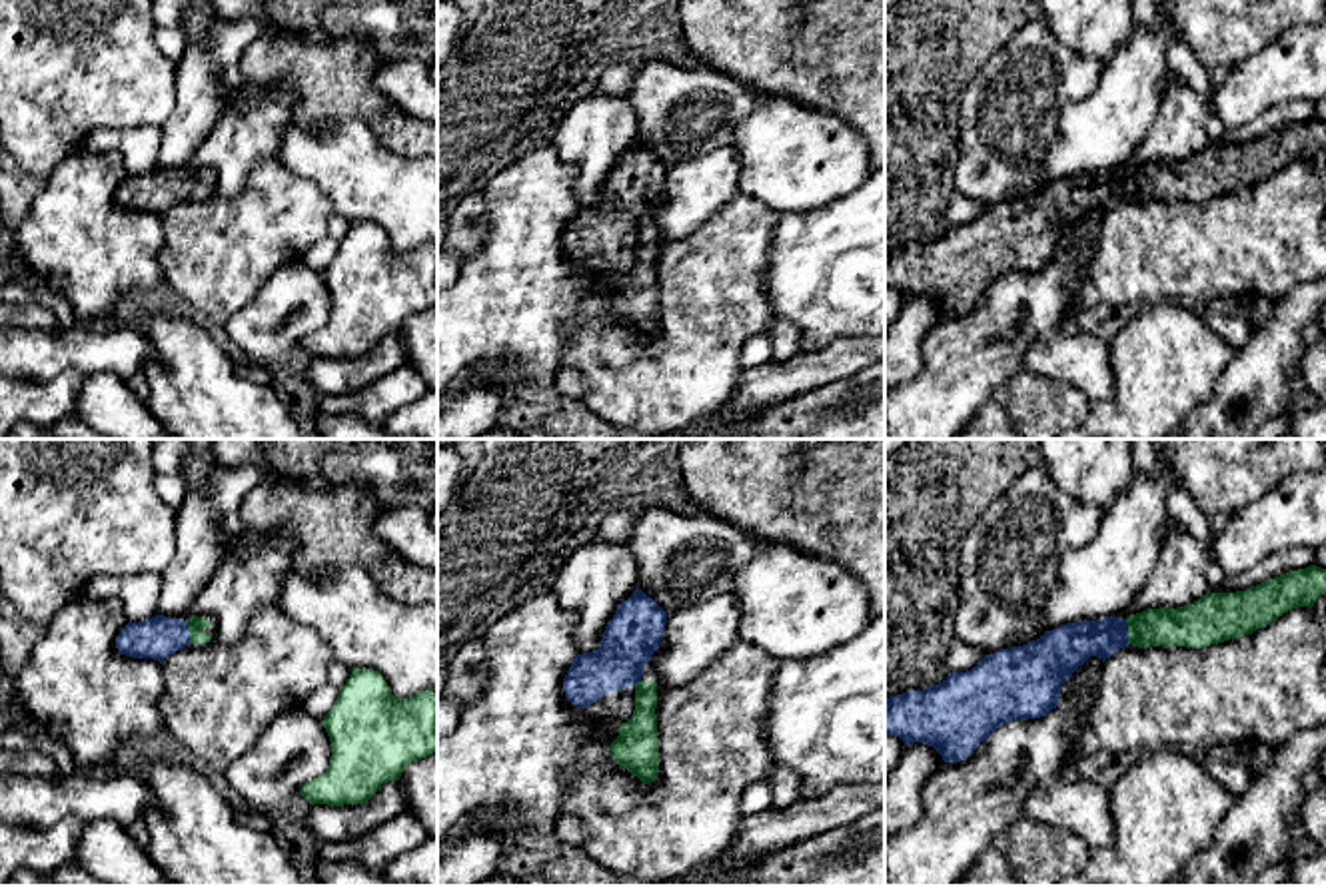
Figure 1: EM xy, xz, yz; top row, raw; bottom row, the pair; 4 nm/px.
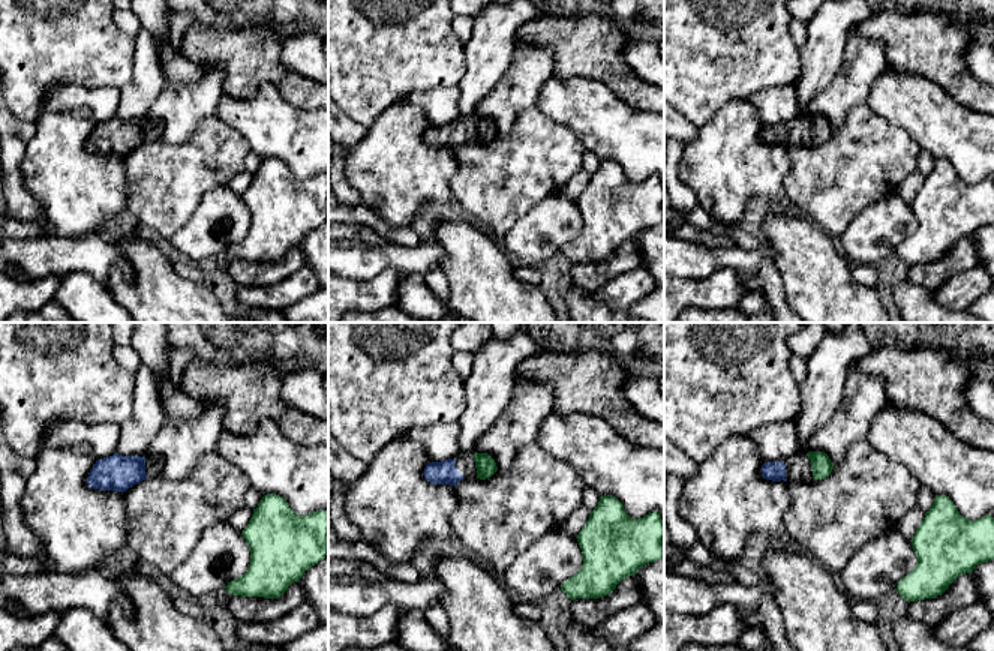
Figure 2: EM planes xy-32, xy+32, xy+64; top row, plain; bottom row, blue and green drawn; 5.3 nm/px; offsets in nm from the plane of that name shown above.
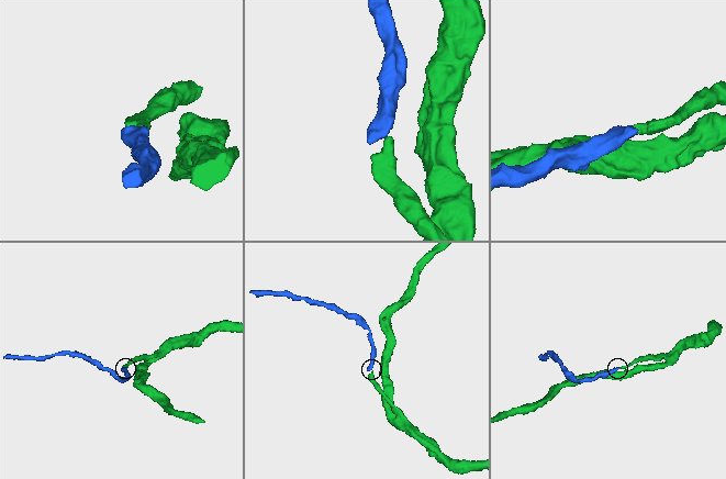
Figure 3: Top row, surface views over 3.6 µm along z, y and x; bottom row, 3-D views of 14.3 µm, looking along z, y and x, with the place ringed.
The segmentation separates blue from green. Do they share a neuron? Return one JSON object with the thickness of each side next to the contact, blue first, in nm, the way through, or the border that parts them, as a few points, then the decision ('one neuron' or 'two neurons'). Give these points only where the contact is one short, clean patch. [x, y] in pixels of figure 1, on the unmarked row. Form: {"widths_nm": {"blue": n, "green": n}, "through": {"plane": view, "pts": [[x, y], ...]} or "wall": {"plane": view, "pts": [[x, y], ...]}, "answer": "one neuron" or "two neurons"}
{"widths_nm": {"blue": 180, "green": 170}, "through": {"plane": "yz", "pts": [[1071, 198], [1127, 184], [1189, 178]]}, "answer": "one neuron"}

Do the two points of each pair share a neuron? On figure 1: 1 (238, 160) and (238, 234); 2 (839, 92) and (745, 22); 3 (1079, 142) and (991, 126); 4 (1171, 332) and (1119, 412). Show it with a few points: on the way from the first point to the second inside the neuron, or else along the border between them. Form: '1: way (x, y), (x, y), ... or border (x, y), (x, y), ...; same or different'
1: border (272, 160), (262, 160), (234, 196), (212, 192); different
2: way (815, 68), (769, 22); same
3: border (1081, 98), (1061, 112), (1037, 182); different
4: way (1169, 352), (1165, 366), (1139, 392); same

